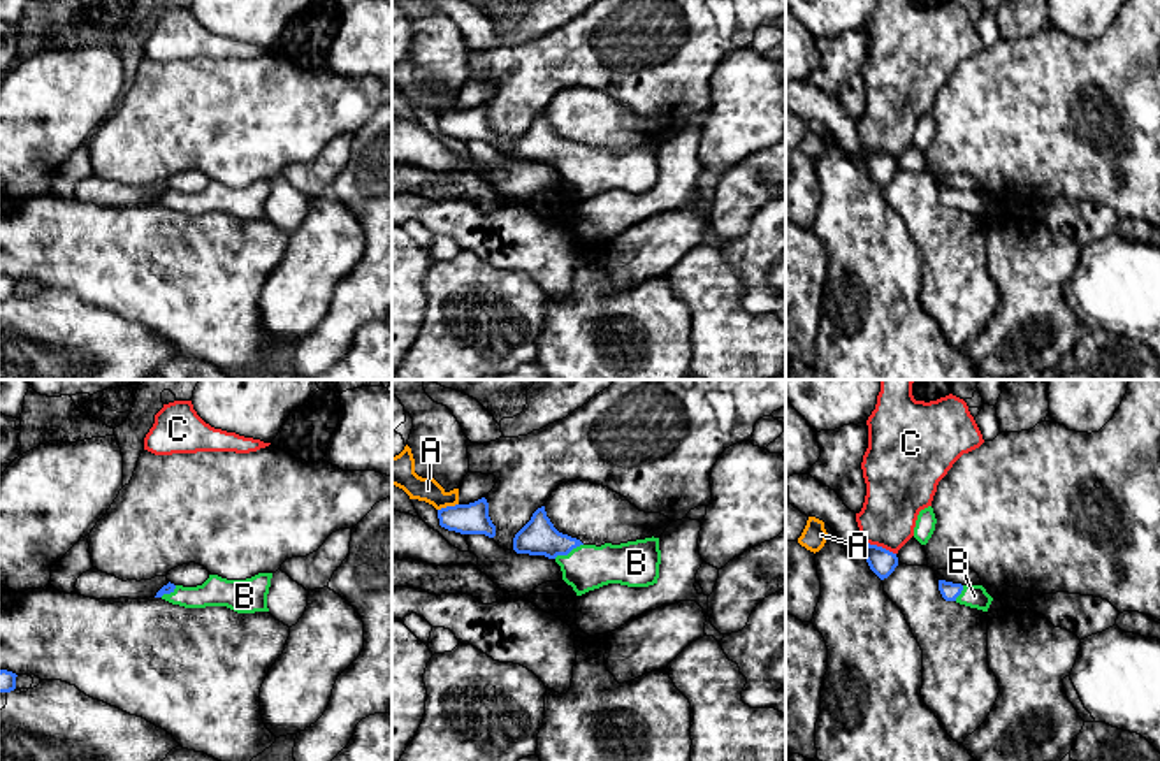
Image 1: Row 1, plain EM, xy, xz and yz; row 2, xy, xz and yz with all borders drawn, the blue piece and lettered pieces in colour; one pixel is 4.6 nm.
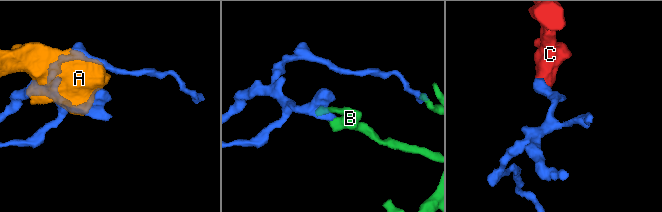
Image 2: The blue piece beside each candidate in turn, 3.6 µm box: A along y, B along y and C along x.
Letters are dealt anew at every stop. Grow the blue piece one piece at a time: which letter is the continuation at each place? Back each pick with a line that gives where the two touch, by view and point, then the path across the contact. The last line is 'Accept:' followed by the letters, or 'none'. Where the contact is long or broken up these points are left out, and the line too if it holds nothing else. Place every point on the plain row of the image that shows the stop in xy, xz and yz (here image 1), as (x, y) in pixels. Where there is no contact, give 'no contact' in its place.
B: xz (568, 159) | across xz (538, 143), (568, 159), (582, 173), (587, 173)
Accept: B

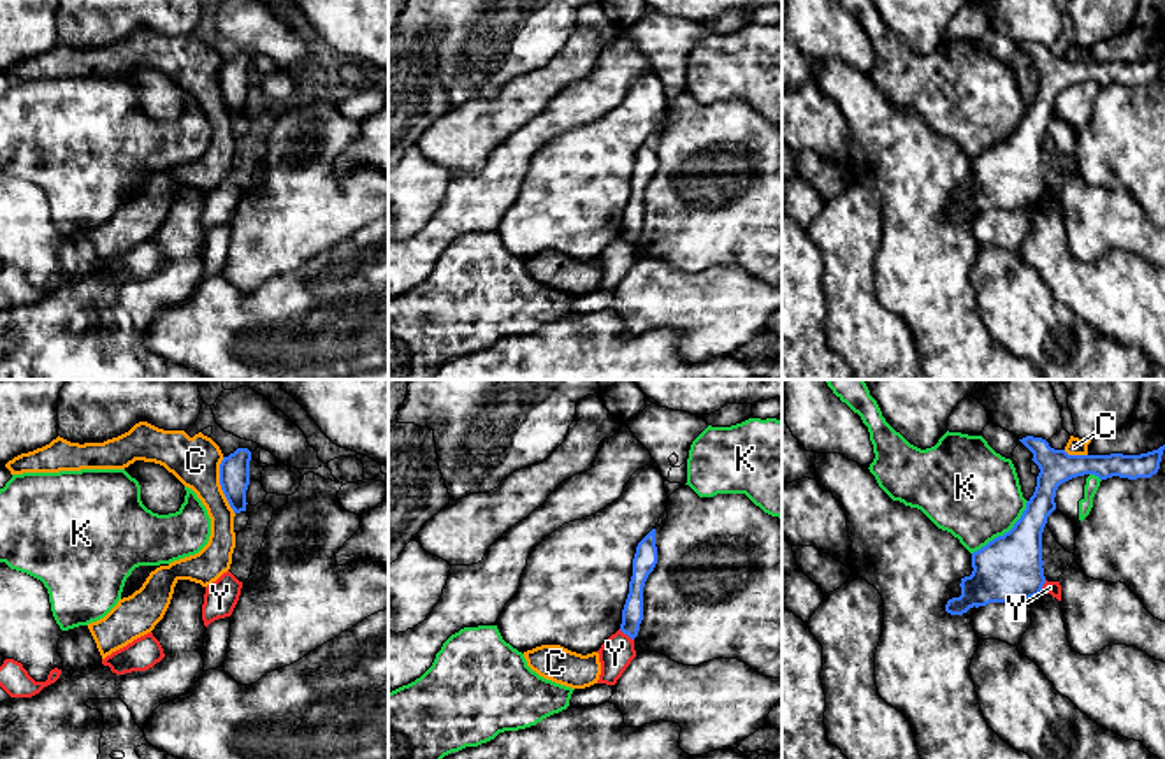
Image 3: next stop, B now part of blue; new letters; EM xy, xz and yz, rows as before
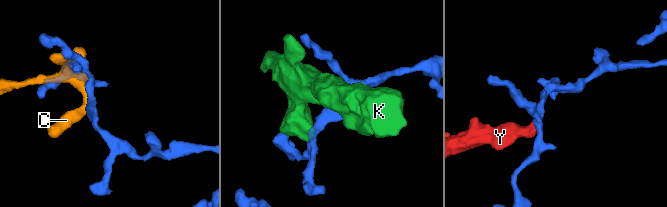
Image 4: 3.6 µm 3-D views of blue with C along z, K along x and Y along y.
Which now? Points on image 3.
Accept: none

